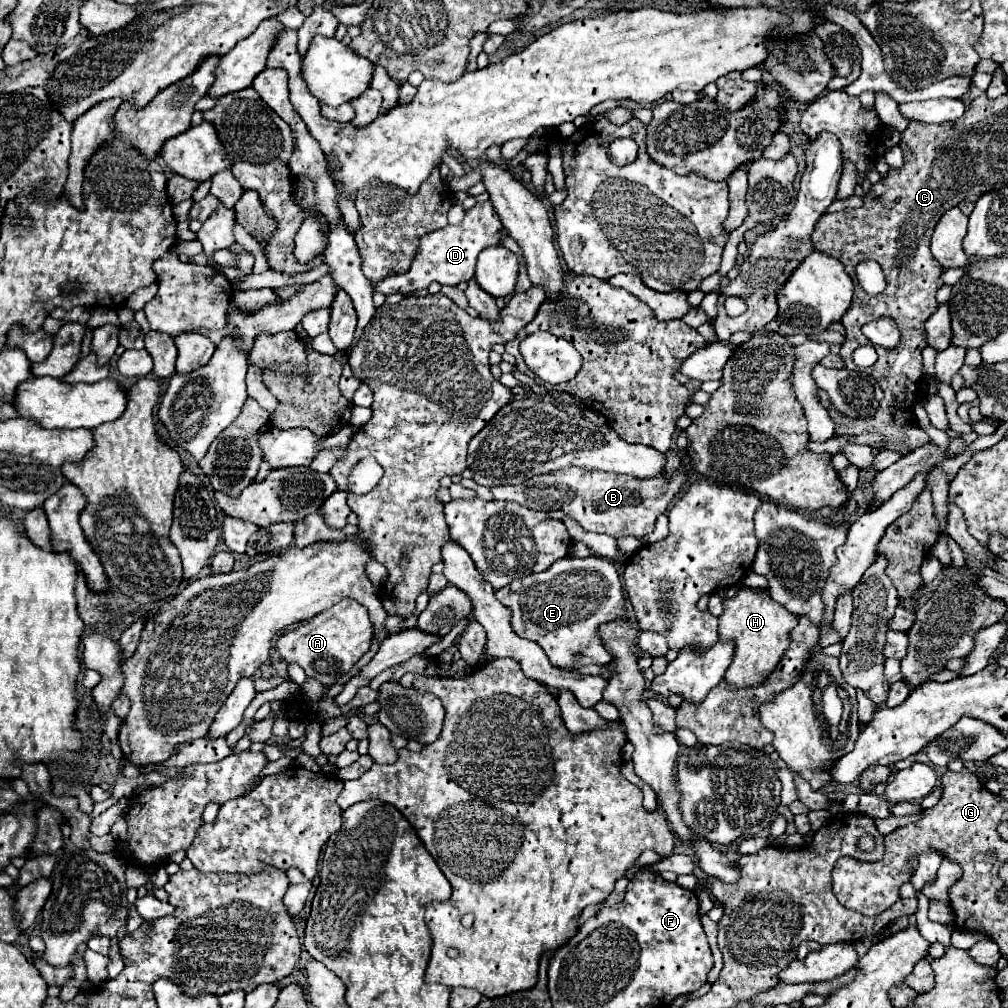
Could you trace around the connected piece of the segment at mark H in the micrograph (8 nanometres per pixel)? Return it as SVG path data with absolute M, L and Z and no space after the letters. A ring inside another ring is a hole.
M738 587L738 593L732 599L724 601L724 613L720 615L718 635L722 641L732 639L736 641L734 647L734 659L732 665L726 671L726 681L734 687L748 687L758 685L758 681L764 681L768 671L772 671L782 653L788 649L790 643L790 629L798 625L798 615L790 613L770 597L770 591L754 591L746 587Z

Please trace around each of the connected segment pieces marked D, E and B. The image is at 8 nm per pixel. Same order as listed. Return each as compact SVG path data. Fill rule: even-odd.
M490 201L476 203L472 209L466 211L464 221L460 225L446 225L440 231L432 231L422 237L418 255L412 261L412 267L408 273L402 275L388 275L380 281L374 283L374 291L382 295L392 295L400 293L406 295L416 289L428 287L432 281L438 281L442 285L458 285L462 281L470 281L474 277L474 267L476 267L476 257L478 253L488 247L498 243L498 231L502 229L502 223L498 219L498 213L494 211Z
M598 555L586 559L564 557L542 573L516 579L502 587L496 591L496 599L512 611L512 629L520 637L538 643L554 667L580 669L590 663L608 665L612 659L598 637L600 621L610 621L610 617L624 613L620 573L612 561ZM576 653L582 653L582 659L574 661Z
M568 467L544 475L536 475L526 485L500 485L490 487L490 493L494 499L504 501L516 501L528 509L540 509L540 511L554 511L562 509L568 517L576 519L584 531L592 533L606 533L610 537L644 537L654 531L656 517L666 511L682 483L688 479L688 473L684 467L680 467L672 479L666 479L664 475L654 479L636 479L628 475L618 473L606 473L606 471L588 471L578 467Z

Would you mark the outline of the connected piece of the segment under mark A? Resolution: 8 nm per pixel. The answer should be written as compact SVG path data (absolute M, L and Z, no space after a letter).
M344 599L336 603L330 611L318 613L308 621L302 621L298 627L276 639L276 651L282 661L298 663L308 677L332 685L338 677L348 673L354 663L370 649L372 643L372 623L368 619L368 611L352 599Z

